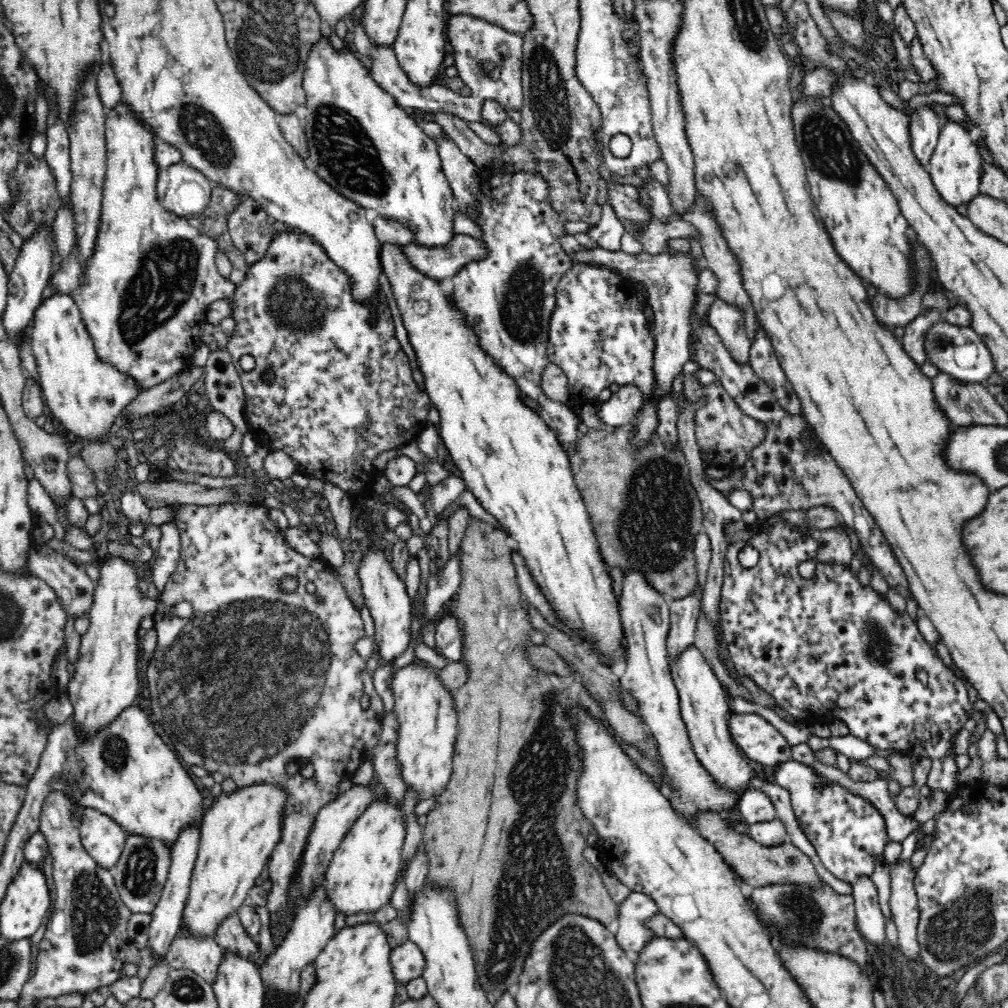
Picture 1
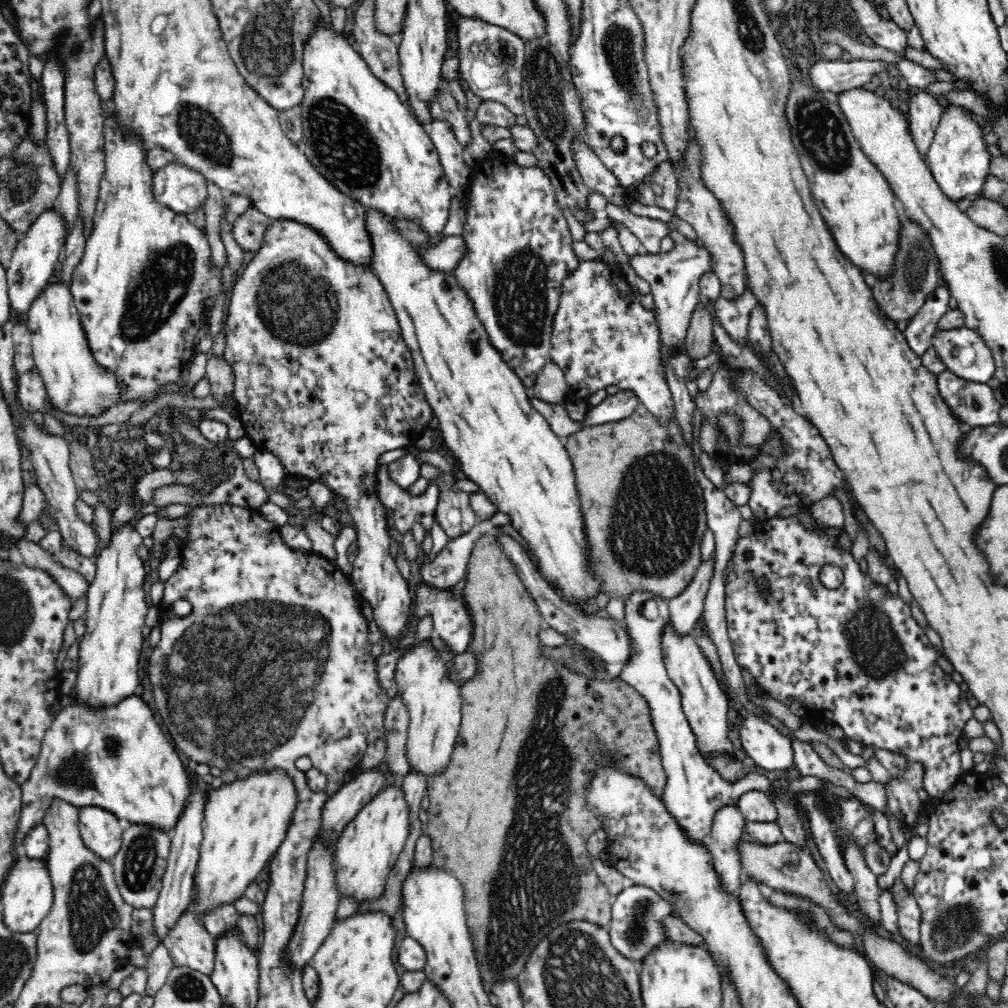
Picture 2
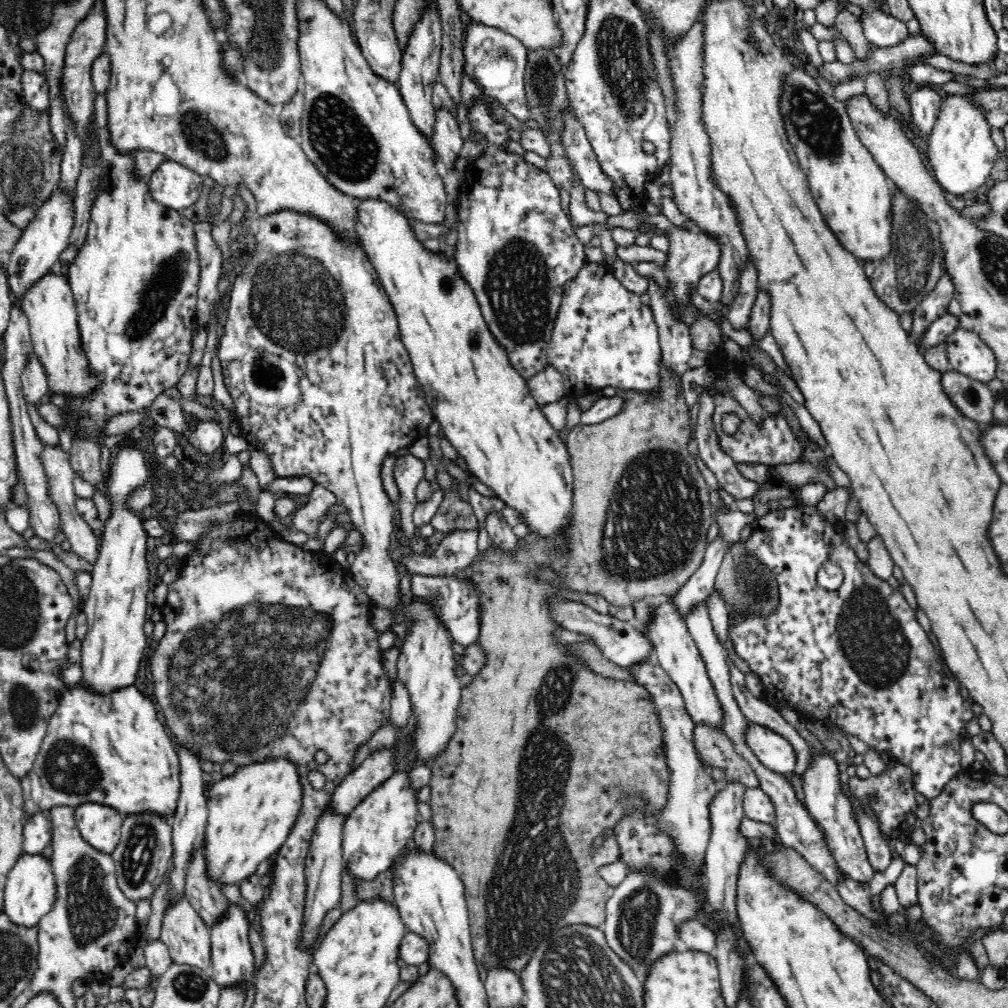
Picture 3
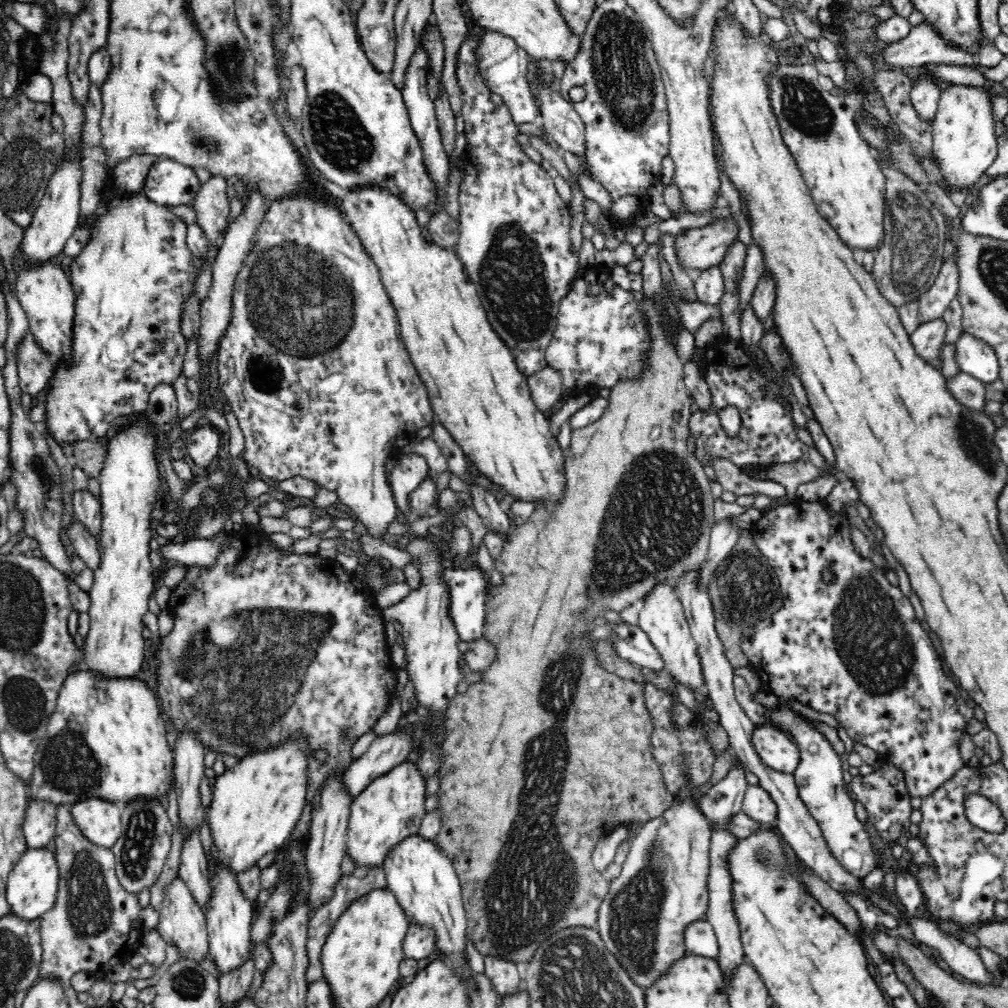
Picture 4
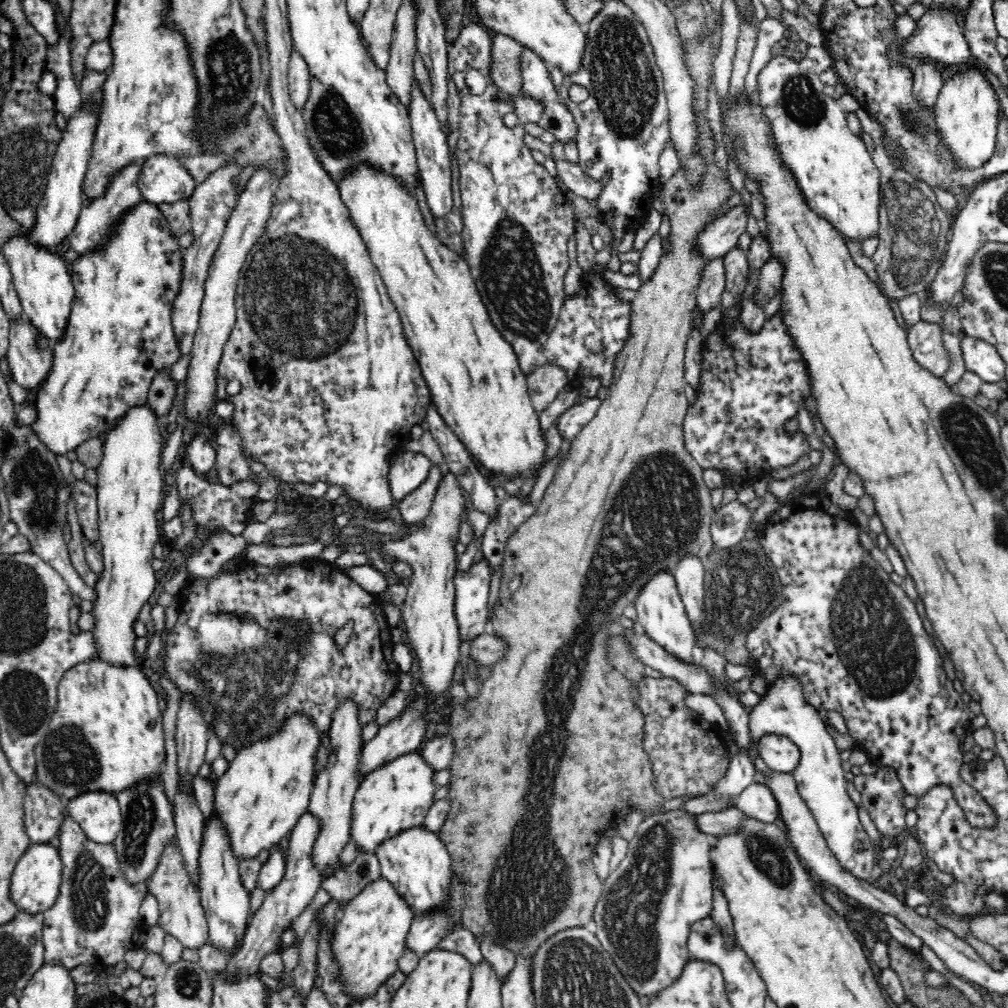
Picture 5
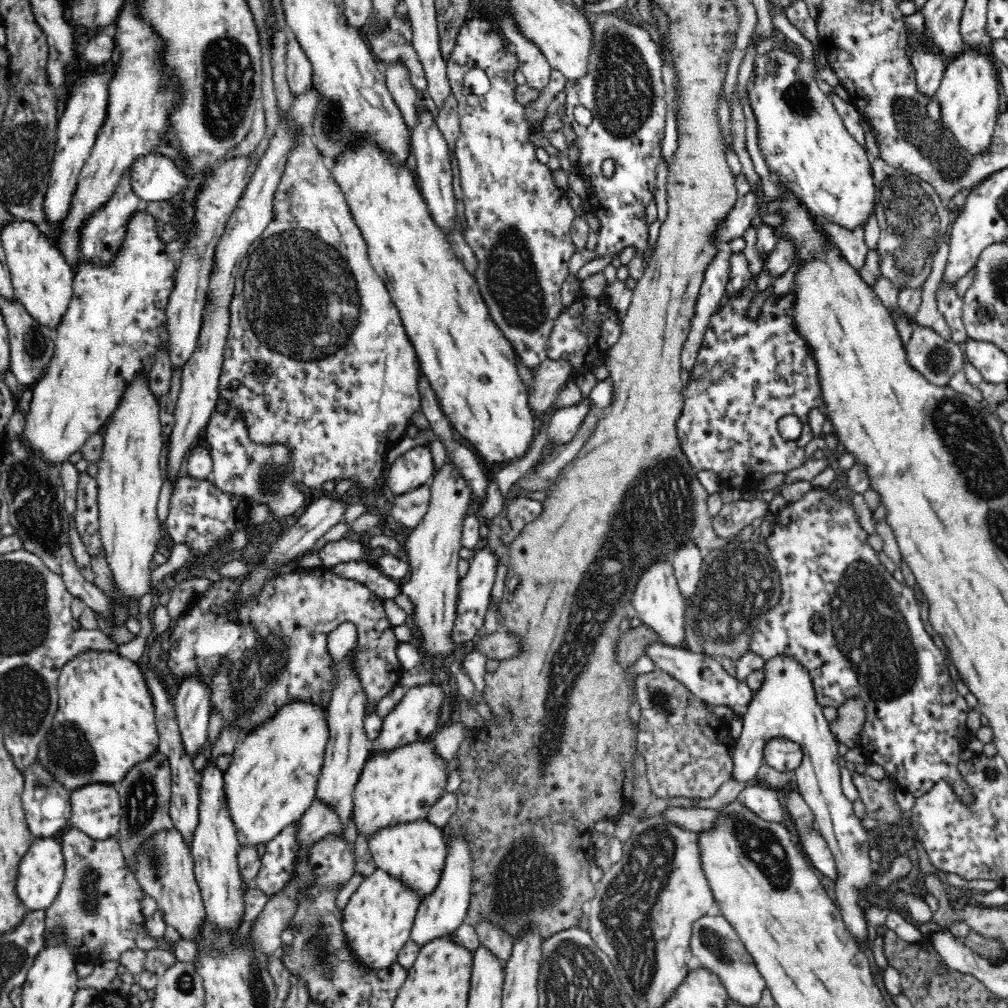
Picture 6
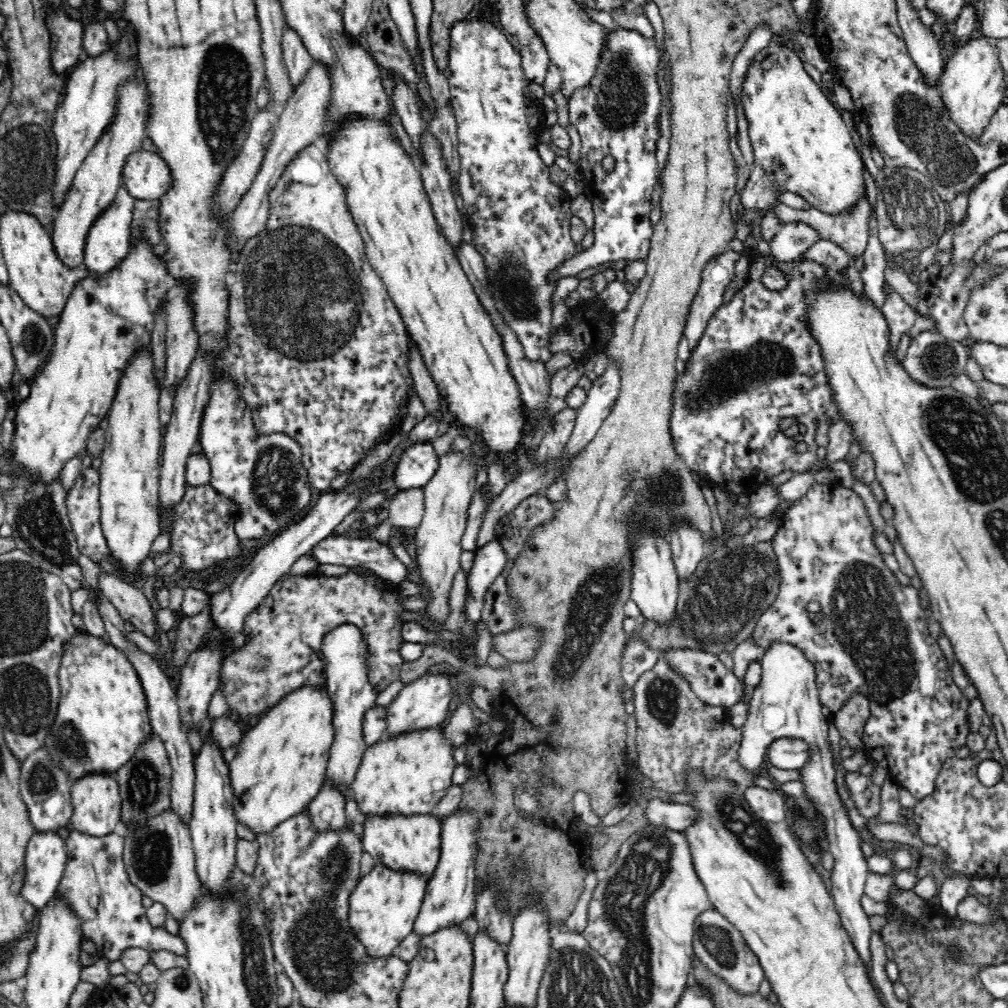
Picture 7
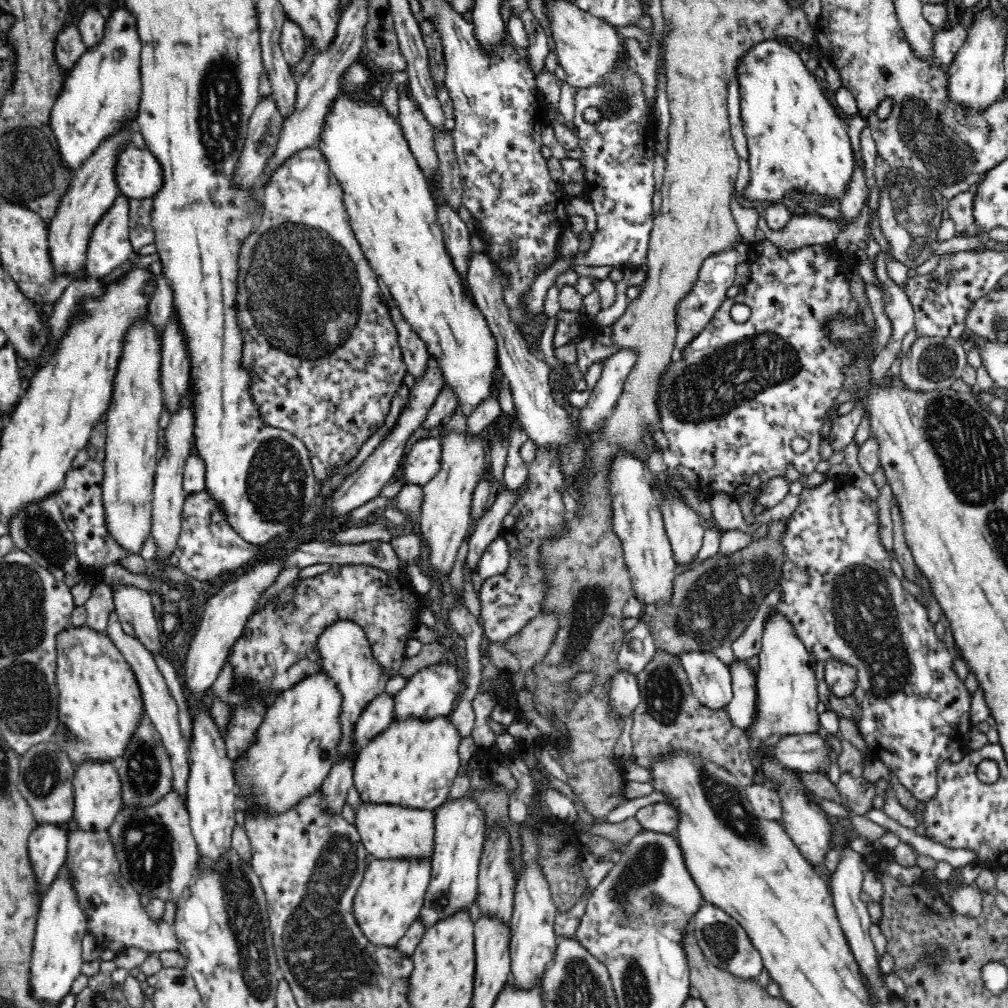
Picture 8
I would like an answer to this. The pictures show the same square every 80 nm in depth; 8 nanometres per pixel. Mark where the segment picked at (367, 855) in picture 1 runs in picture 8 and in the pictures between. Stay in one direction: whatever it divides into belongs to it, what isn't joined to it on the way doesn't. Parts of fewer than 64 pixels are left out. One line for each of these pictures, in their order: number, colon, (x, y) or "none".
2: (367, 849)
3: (377, 831)
4: (390, 809)
5: (396, 796)
6: (400, 785)
7: (407, 775)
8: (413, 763)

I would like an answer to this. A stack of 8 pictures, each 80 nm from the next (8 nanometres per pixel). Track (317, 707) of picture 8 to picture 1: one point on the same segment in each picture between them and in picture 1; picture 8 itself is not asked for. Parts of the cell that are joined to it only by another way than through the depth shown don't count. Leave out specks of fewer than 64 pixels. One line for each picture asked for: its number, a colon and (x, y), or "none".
1: (238, 833)
2: (245, 822)
3: (250, 814)
4: (256, 804)
5: (267, 787)
6: (273, 776)
7: (283, 765)

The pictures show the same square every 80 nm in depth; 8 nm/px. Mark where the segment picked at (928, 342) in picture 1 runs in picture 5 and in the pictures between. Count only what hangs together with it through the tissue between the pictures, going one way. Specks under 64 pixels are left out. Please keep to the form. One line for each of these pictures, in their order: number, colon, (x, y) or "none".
2: (962, 351)
3: (967, 353)
4: (974, 357)
5: (979, 357)

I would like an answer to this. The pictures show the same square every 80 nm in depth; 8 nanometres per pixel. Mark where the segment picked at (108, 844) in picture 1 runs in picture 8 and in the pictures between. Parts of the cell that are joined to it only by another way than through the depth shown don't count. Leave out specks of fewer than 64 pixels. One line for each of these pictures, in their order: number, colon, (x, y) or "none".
2: (101, 831)
3: (100, 825)
4: (99, 821)
5: (98, 813)
6: (95, 809)
7: (96, 801)
8: (97, 797)

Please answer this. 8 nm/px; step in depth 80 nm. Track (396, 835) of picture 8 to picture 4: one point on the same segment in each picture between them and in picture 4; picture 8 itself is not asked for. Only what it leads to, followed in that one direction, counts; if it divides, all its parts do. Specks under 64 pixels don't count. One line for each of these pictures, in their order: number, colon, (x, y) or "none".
4: (423, 880)
5: (415, 861)
6: (414, 852)
7: (410, 842)

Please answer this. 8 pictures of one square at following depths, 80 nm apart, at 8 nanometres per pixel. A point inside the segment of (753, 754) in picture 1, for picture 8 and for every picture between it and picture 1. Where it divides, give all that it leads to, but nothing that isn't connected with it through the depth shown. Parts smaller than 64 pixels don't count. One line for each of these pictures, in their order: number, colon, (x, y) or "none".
2: (769, 748)
3: (773, 750)
4: (776, 750)
5: (778, 752)
6: (782, 754)
7: (789, 754)
8: (807, 753)

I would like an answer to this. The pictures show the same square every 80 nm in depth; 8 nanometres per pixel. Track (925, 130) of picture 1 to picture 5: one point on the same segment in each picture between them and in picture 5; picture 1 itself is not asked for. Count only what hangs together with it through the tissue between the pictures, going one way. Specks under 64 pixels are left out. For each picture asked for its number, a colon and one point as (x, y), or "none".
2: (925, 111)
3: (925, 104)
4: (925, 95)
5: (928, 77)

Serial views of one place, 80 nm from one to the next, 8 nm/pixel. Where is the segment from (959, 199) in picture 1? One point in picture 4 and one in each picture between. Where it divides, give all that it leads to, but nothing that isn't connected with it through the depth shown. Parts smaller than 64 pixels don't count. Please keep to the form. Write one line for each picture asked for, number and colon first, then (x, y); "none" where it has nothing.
2: (959, 159)
3: (960, 150)
4: (963, 144)

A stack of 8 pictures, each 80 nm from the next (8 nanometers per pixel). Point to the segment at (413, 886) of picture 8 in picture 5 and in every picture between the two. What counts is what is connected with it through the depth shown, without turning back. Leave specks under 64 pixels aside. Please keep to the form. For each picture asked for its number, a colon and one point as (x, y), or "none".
5: (370, 936)
6: (378, 918)
7: (382, 909)

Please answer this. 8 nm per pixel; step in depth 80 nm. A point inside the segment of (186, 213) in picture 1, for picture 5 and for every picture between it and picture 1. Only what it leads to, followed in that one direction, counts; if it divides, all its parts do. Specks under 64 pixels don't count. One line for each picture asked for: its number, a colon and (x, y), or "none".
2: (183, 190)
3: (176, 187)
4: (170, 183)
5: (164, 179)

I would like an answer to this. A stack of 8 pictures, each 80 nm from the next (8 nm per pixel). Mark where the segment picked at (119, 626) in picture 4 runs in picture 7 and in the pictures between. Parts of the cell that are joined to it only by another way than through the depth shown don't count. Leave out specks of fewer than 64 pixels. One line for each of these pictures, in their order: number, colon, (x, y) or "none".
5: (130, 483)
6: (129, 478)
7: (129, 475)

